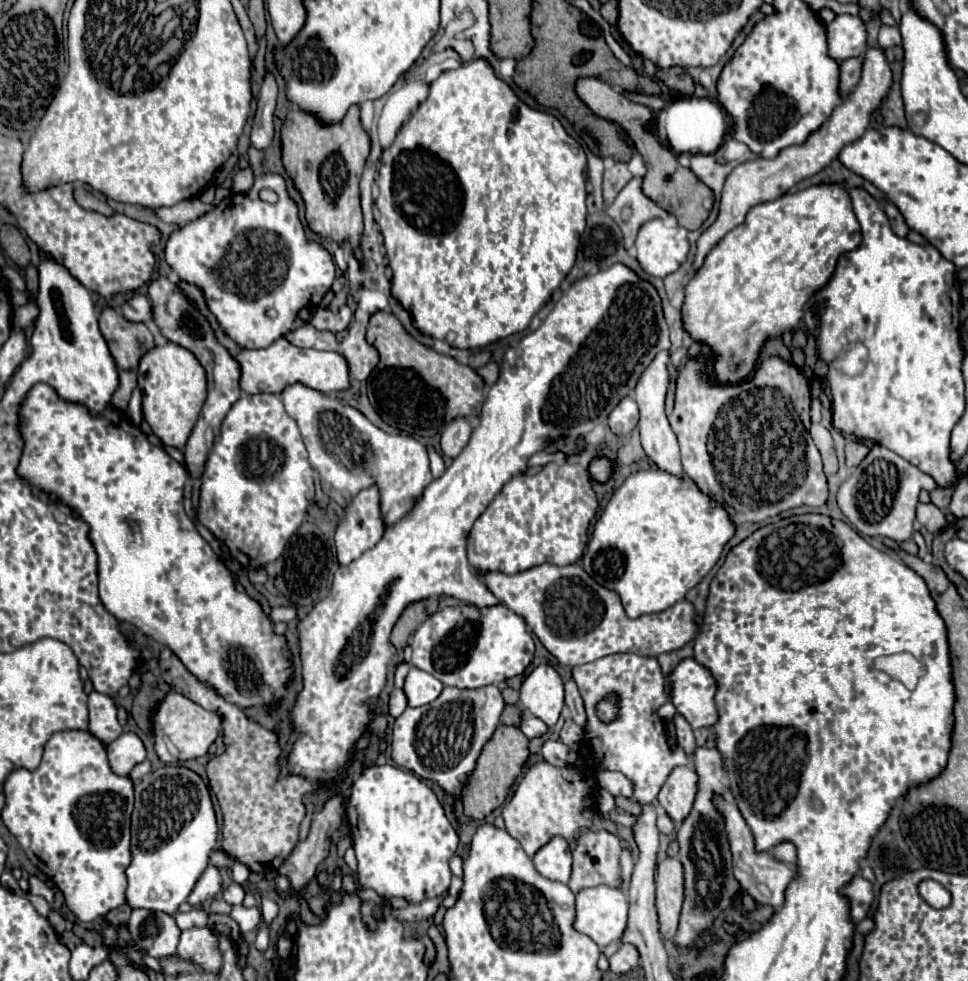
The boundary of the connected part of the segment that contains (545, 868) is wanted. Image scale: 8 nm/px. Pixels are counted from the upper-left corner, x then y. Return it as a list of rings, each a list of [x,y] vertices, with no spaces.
[[[552,838],[534,854],[532,860],[544,878],[568,884],[572,874],[572,852],[564,838]]]

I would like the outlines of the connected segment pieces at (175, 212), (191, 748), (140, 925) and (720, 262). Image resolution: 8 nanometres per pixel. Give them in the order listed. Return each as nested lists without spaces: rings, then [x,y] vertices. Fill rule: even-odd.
[[[190,198],[190,200],[178,202],[178,204],[170,206],[170,208],[158,208],[158,218],[168,222],[168,224],[182,226],[182,224],[186,224],[190,220],[200,218],[202,214],[206,214],[210,210],[212,210],[212,204],[204,204],[198,198]]]
[[[170,692],[164,702],[158,706],[158,712],[152,718],[154,724],[154,750],[162,762],[178,762],[178,760],[194,760],[206,756],[210,744],[220,736],[220,716],[216,712],[204,710],[196,706],[196,702],[184,698],[178,692]]]
[[[132,910],[128,920],[128,942],[152,958],[168,958],[176,954],[180,930],[174,916],[150,910]]]
[[[822,182],[754,206],[744,224],[710,250],[704,266],[684,288],[684,328],[714,350],[718,382],[748,378],[762,342],[792,330],[802,320],[806,302],[832,278],[838,256],[856,250],[860,238],[848,188]]]

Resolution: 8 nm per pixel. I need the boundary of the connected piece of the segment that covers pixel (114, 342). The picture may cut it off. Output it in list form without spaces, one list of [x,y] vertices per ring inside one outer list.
[[[110,306],[100,312],[98,322],[102,336],[122,370],[136,370],[140,358],[154,348],[154,336],[144,322],[128,322]]]

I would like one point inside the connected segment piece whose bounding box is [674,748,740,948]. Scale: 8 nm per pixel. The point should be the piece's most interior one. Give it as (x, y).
(710, 884)

